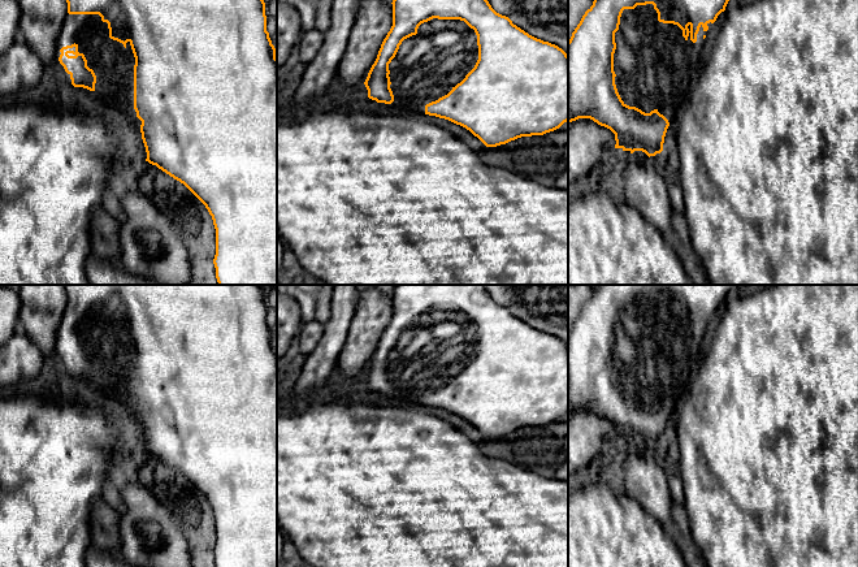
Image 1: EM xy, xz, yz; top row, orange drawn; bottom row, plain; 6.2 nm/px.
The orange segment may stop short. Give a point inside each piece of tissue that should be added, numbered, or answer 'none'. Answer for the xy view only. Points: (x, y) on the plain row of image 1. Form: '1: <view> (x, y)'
1: xy (113, 356)

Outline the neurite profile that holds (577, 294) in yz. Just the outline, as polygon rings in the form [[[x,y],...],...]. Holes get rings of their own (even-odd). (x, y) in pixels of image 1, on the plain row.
[[[571,285],[568,287],[568,333],[582,307],[593,297],[593,285]]]

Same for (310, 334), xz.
[[[316,320],[311,323],[304,323],[299,332],[299,351],[307,356],[311,354],[317,346],[318,341],[324,334],[324,325],[317,323]]]

